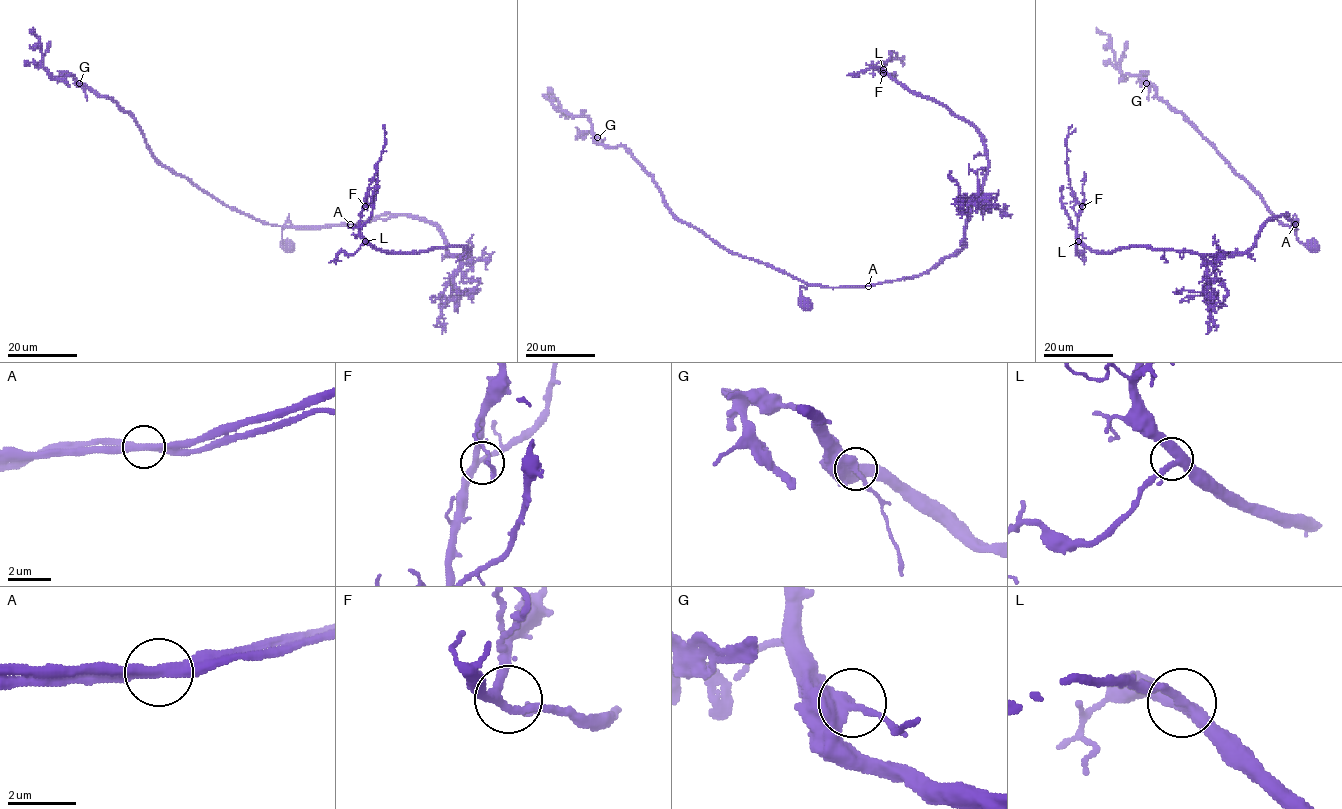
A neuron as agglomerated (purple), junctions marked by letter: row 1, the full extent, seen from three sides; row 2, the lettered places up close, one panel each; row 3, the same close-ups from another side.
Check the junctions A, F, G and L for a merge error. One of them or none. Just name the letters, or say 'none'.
none

